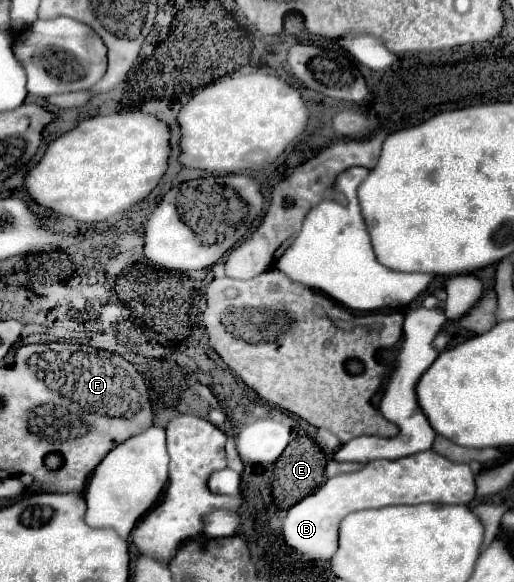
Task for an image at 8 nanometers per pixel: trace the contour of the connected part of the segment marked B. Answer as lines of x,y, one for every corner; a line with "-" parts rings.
422,451
396,461
370,461
360,471
342,473
328,479
316,493
298,501
282,523
282,535
298,557
308,561
328,561
338,549
338,525
354,511
380,509
388,505
468,505
474,499
474,473
466,463
454,463
434,451

